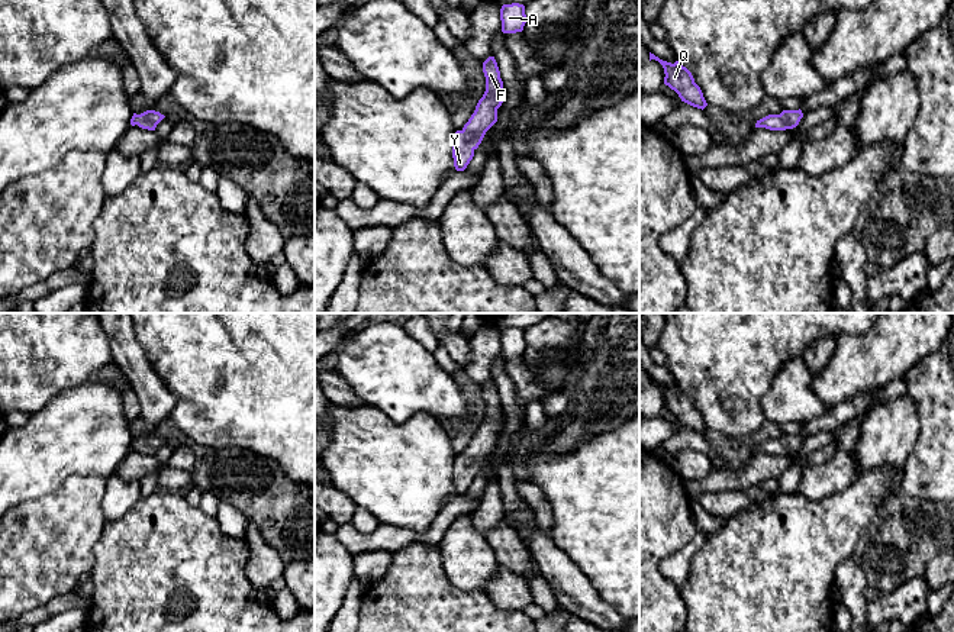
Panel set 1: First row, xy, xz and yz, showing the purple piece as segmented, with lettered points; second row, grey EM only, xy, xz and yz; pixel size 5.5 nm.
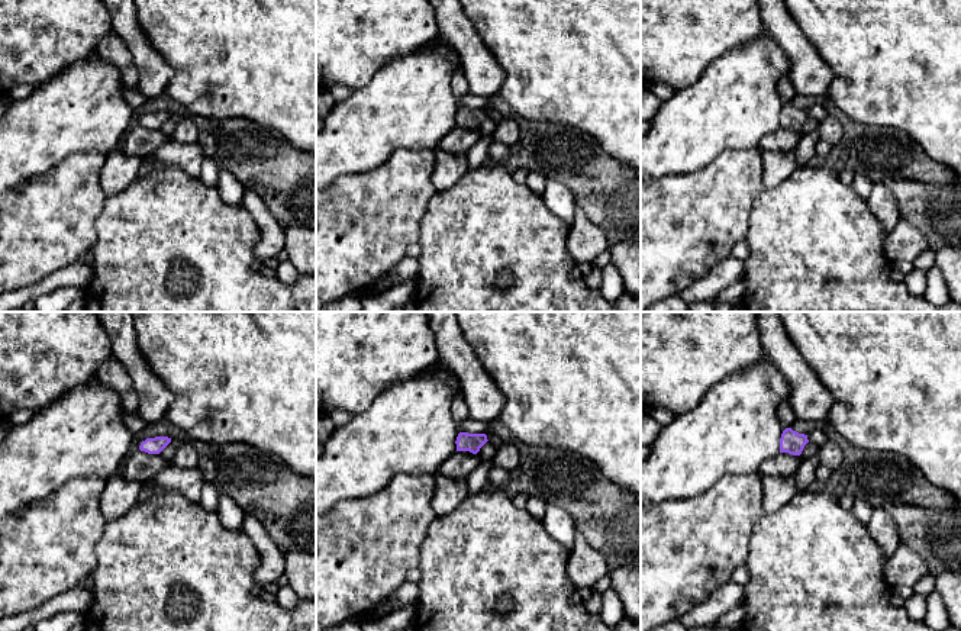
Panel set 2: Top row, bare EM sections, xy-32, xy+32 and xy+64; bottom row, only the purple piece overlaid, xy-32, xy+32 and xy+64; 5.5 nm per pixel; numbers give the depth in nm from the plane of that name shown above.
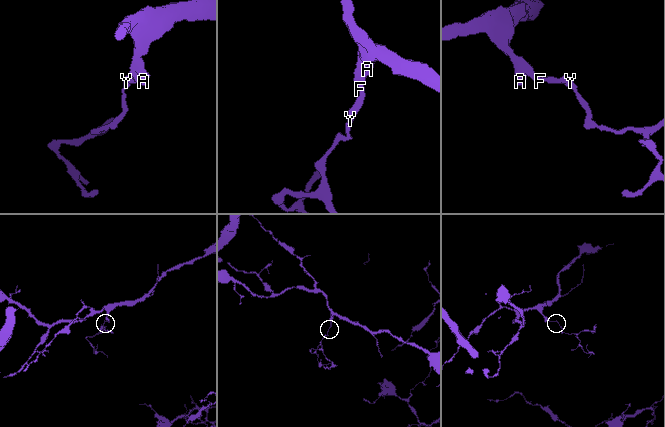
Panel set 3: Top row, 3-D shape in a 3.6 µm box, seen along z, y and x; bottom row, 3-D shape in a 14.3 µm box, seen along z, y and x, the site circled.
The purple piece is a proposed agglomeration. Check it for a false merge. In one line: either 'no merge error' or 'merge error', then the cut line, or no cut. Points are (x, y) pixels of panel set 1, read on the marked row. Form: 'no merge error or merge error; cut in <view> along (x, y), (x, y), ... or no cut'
no merge error; no cut

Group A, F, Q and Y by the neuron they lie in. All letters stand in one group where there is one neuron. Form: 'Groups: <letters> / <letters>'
Groups: A F Q Y

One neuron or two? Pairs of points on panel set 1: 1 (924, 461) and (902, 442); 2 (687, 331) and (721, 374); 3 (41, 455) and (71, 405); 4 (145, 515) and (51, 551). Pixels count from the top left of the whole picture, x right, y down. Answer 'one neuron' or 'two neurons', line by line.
1: two neurons
2: one neuron
3: one neuron
4: two neurons

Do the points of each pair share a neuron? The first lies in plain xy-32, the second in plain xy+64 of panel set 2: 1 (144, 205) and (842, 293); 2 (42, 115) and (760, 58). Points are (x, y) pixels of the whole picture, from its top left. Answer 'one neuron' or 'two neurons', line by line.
1: one neuron
2: one neuron

